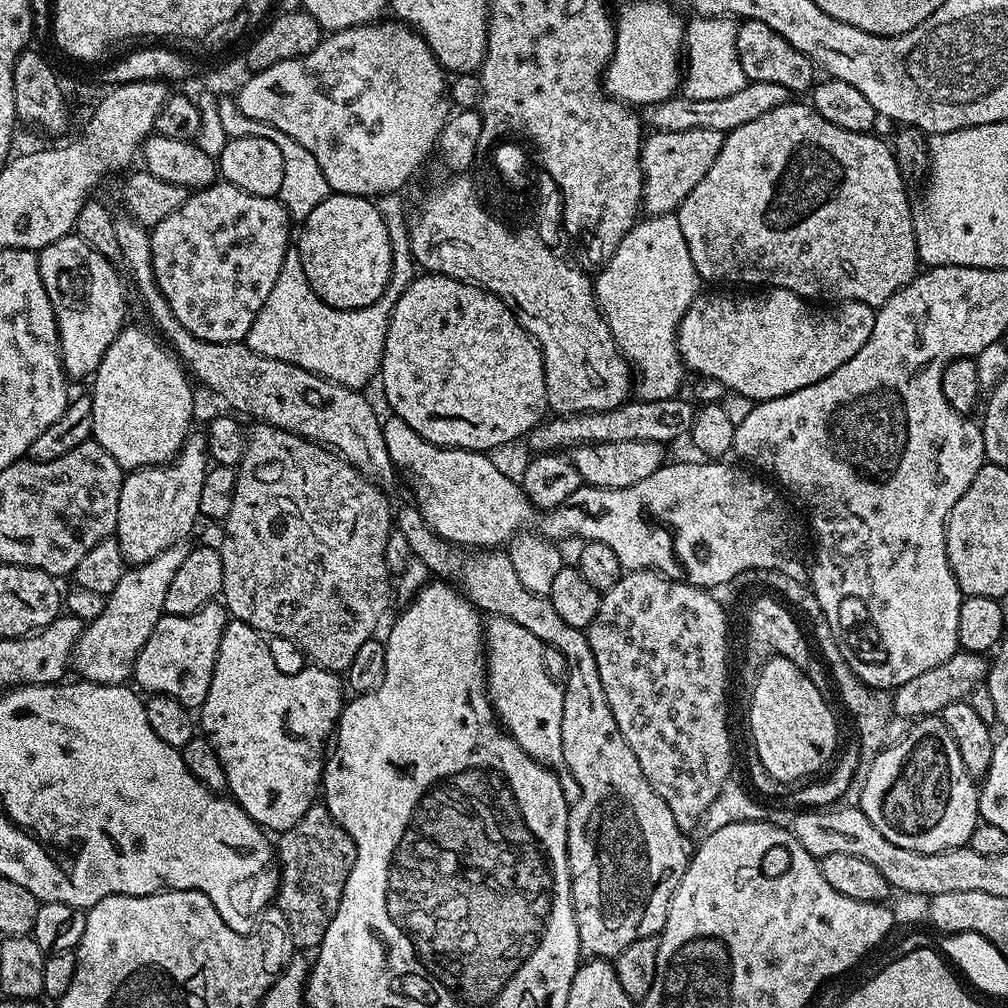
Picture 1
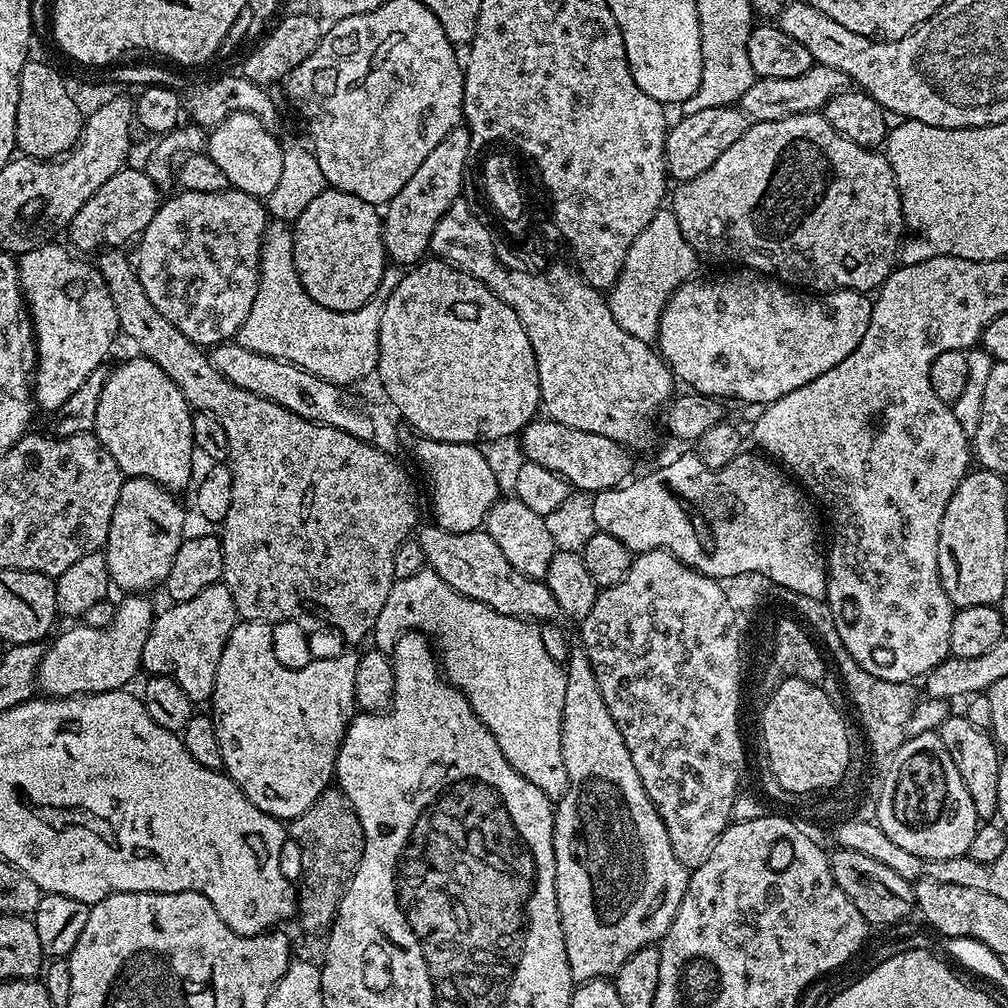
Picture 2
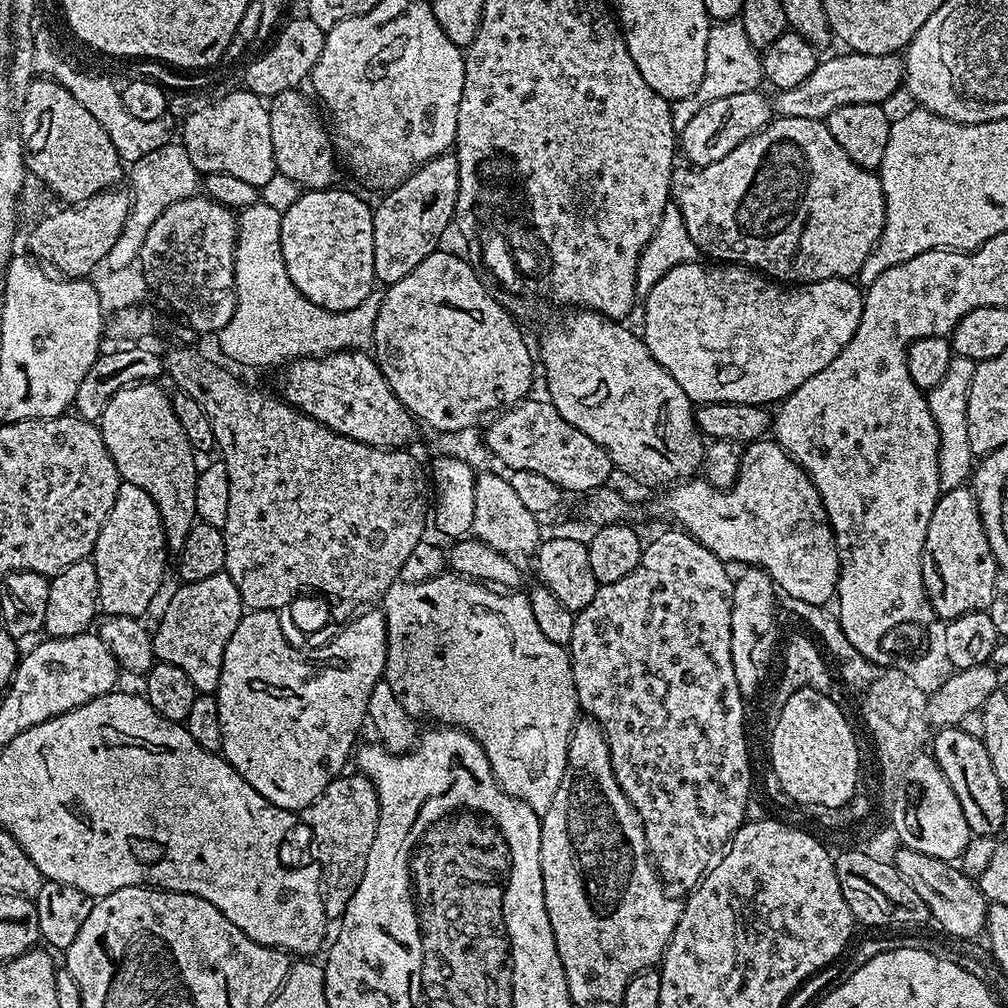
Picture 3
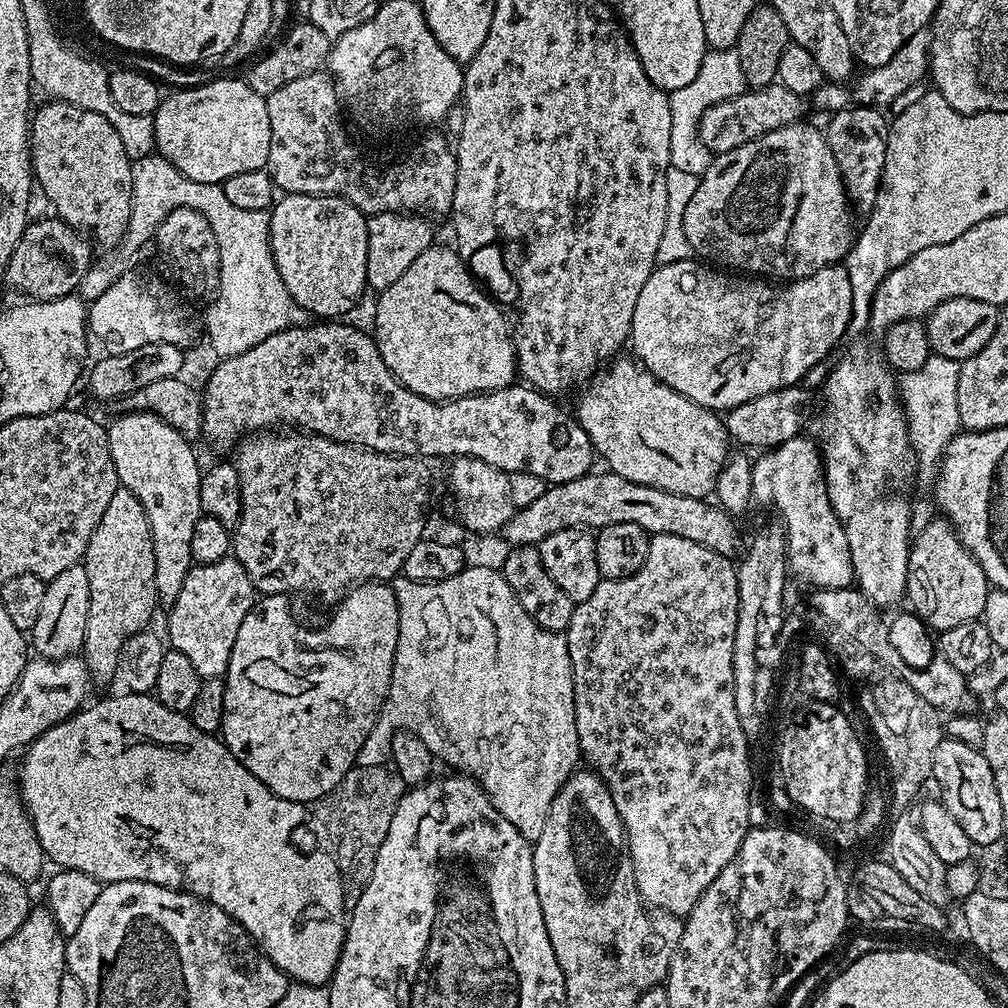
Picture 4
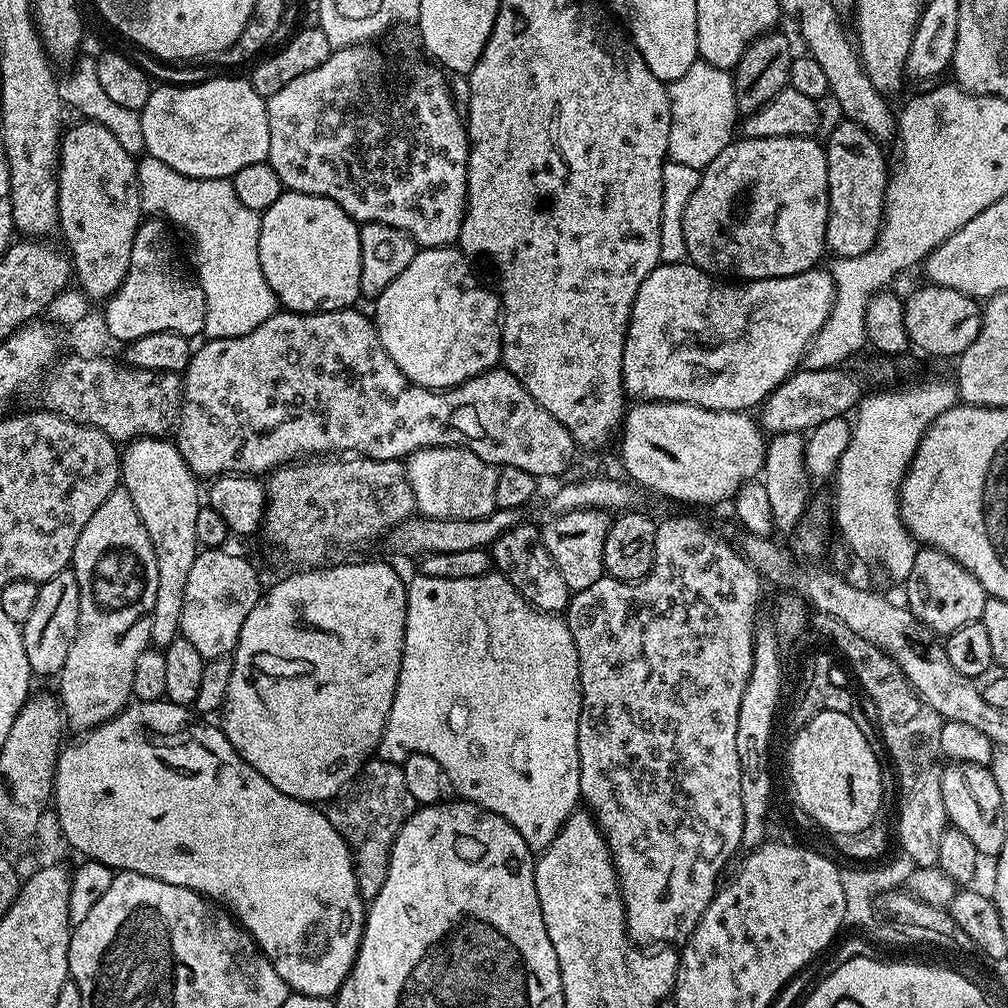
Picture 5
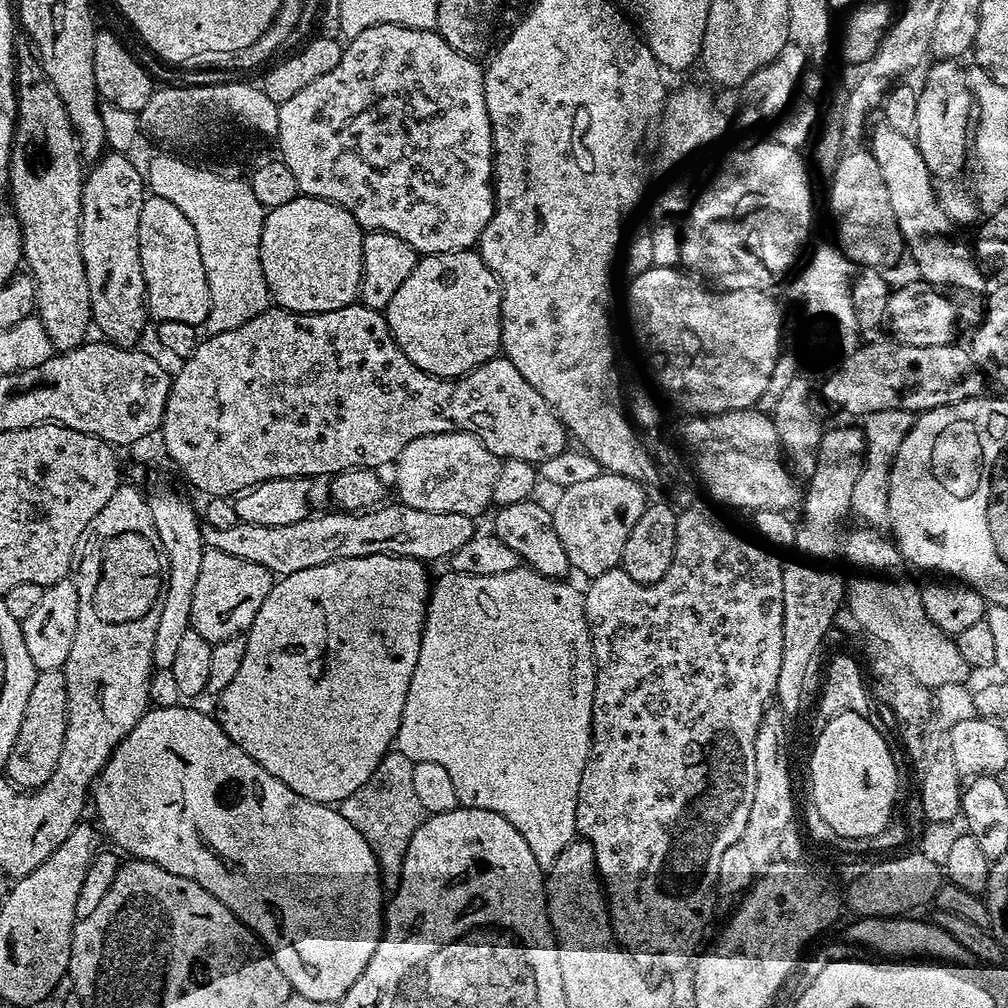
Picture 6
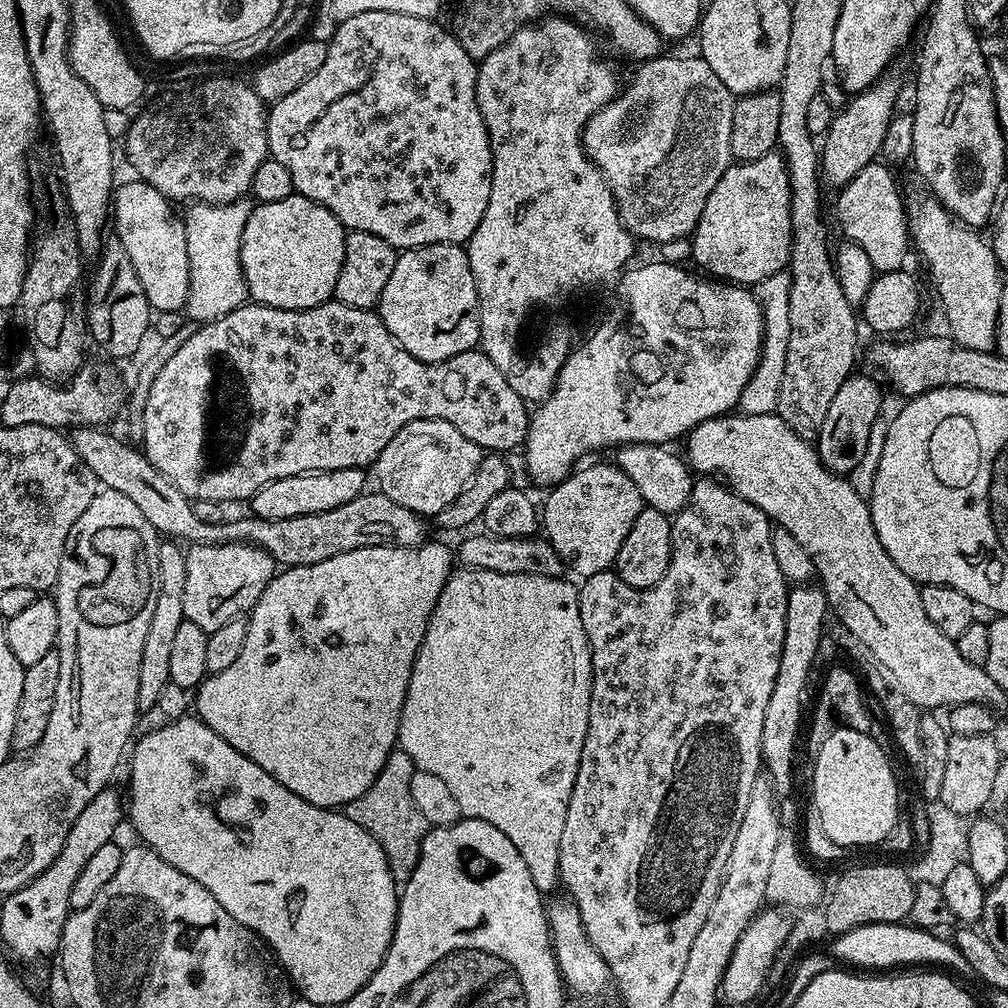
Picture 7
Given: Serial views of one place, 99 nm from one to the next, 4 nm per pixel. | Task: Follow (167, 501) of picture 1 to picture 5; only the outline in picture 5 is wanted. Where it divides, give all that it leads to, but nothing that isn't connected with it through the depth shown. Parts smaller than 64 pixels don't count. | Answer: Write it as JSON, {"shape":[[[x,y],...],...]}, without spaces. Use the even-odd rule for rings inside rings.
{"shape":[[[123,490],[112,492],[94,510],[94,518],[86,522],[82,534],[78,534],[78,542],[74,546],[70,571],[78,578],[78,594],[80,595],[80,609],[78,610],[78,634],[74,638],[74,646],[70,646],[70,654],[66,654],[66,666],[58,673],[60,692],[58,699],[62,705],[64,718],[69,729],[77,728],[77,733],[84,734],[89,730],[113,720],[123,708],[127,708],[133,699],[132,687],[134,686],[134,666],[138,663],[138,654],[150,646],[150,622],[154,614],[154,598],[158,598],[158,558],[154,558],[154,546],[150,542],[150,534],[146,534],[146,526],[142,526],[142,518],[138,518],[138,510],[134,510],[134,502],[130,502],[130,494]]]}

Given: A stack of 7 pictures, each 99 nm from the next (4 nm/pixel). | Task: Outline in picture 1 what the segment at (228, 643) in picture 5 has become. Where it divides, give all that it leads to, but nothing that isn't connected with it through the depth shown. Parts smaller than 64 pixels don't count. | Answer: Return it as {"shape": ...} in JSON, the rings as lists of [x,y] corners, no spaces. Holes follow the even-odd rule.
{"shape":[[[220,602],[202,606],[189,616],[161,616],[132,667],[135,687],[145,688],[148,694],[174,698],[190,710],[199,709],[210,690],[218,646],[229,619],[228,609]]]}

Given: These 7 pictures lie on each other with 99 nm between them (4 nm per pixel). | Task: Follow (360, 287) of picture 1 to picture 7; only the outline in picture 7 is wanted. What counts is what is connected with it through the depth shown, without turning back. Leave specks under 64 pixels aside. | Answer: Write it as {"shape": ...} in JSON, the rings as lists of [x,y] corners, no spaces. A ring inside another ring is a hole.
{"shape":[[[293,194],[282,198],[282,202],[270,202],[269,204],[257,203],[253,207],[250,218],[246,222],[246,230],[242,230],[242,250],[240,251],[240,261],[242,262],[242,274],[248,287],[249,297],[257,304],[265,304],[271,308],[316,308],[319,304],[327,304],[333,299],[338,282],[338,270],[342,270],[342,258],[344,257],[344,237],[346,229],[341,224],[340,219],[330,210],[326,210],[318,202],[310,198]]]}

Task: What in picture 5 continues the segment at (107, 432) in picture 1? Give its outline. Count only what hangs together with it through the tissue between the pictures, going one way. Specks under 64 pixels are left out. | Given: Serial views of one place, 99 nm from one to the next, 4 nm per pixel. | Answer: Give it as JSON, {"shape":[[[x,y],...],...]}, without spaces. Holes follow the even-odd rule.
{"shape":[[[137,438],[123,449],[120,462],[120,479],[123,491],[130,494],[146,534],[154,546],[154,558],[158,558],[158,598],[154,598],[154,614],[150,622],[150,641],[155,647],[163,650],[180,636],[180,619],[182,618],[182,598],[186,590],[186,581],[190,578],[190,566],[198,551],[194,521],[198,519],[198,510],[202,507],[202,488],[199,488],[198,477],[192,473],[190,466],[182,458],[175,443],[168,438]]]}

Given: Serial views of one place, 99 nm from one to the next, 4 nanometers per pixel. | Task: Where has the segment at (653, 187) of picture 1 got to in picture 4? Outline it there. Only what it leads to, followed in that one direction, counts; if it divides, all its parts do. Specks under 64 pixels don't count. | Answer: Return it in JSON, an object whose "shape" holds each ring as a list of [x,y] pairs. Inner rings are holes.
{"shape":[[[779,82],[745,90],[726,102],[718,102],[702,114],[700,137],[713,154],[729,152],[751,140],[762,138],[782,126],[790,126],[801,119],[805,101],[794,90],[786,90]]]}

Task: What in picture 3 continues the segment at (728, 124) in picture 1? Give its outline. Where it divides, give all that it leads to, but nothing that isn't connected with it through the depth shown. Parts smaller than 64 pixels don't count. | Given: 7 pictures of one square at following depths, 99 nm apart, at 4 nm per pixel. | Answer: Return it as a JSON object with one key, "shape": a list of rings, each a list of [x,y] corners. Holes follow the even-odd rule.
{"shape":[[[851,50],[843,53],[845,56],[832,56],[829,60],[821,59],[817,63],[814,74],[810,74],[798,86],[782,88],[774,96],[774,112],[777,117],[786,118],[810,118],[811,120],[827,121],[838,106],[854,106],[855,104],[879,104],[883,105],[896,91],[901,91],[904,82],[904,62],[899,55],[867,56],[861,52]]]}

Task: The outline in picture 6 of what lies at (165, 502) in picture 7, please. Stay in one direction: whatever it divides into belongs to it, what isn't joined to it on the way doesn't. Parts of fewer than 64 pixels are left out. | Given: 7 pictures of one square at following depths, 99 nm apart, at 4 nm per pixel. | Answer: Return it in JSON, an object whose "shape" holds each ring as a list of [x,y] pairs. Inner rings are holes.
{"shape":[[[384,502],[367,510],[331,510],[321,516],[309,514],[298,522],[290,522],[290,526],[254,526],[237,522],[226,530],[204,528],[202,540],[208,548],[222,550],[222,554],[266,566],[273,577],[279,578],[298,574],[298,570],[310,570],[310,566],[374,554],[444,562],[458,546],[477,535],[478,528],[472,525],[473,517],[464,513],[435,513],[434,510],[414,509],[401,502],[393,503]]]}

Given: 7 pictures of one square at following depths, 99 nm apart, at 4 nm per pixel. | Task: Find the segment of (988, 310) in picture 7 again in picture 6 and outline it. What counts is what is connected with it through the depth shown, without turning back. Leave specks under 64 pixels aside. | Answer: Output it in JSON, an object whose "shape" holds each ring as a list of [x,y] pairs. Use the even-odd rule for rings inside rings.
{"shape":[[[885,122],[875,124],[870,128],[870,150],[882,170],[882,179],[886,182],[890,206],[894,206],[898,230],[904,236],[907,255],[912,255],[920,271],[917,272],[919,279],[947,293],[955,303],[957,317],[963,323],[965,320],[969,326],[979,324],[984,318],[986,307],[984,272],[979,268],[981,265],[969,245],[967,248],[962,241],[944,236],[954,228],[954,221],[948,216],[941,197],[936,197],[932,171],[926,166],[926,158],[922,158],[915,139],[909,133],[894,130],[894,126]]]}

